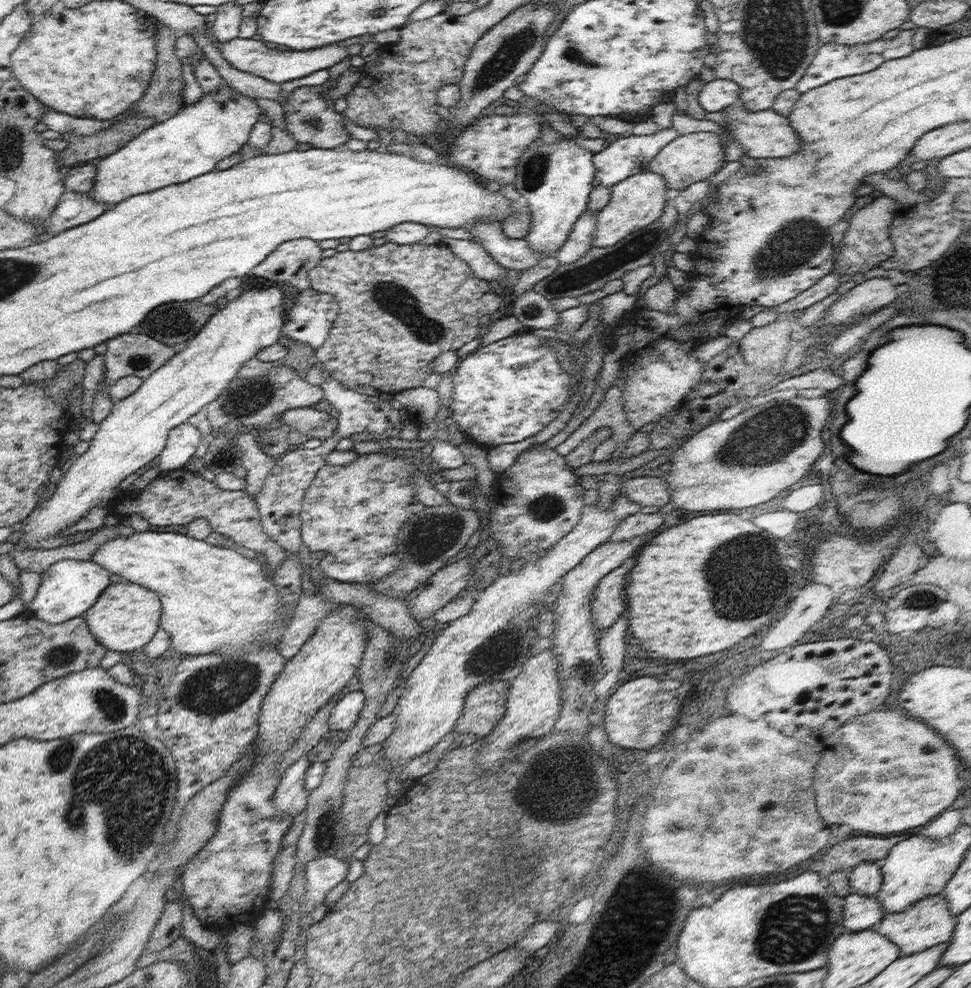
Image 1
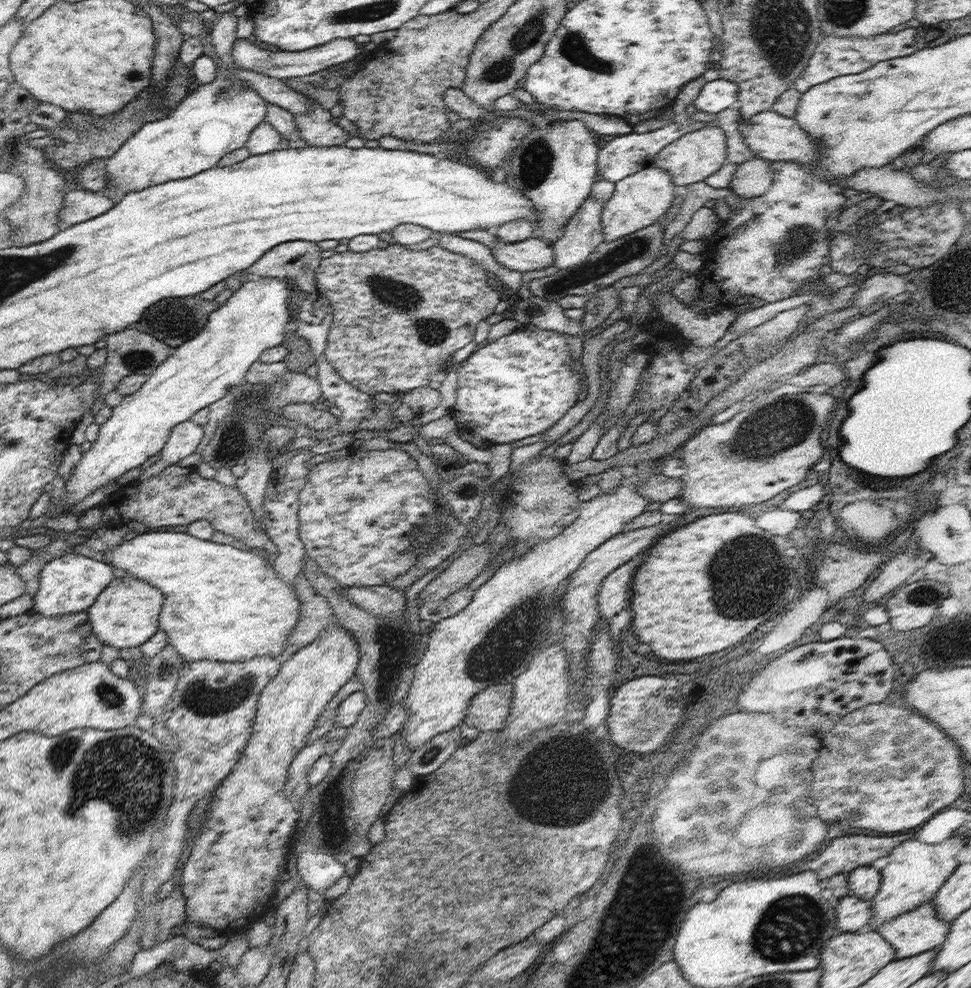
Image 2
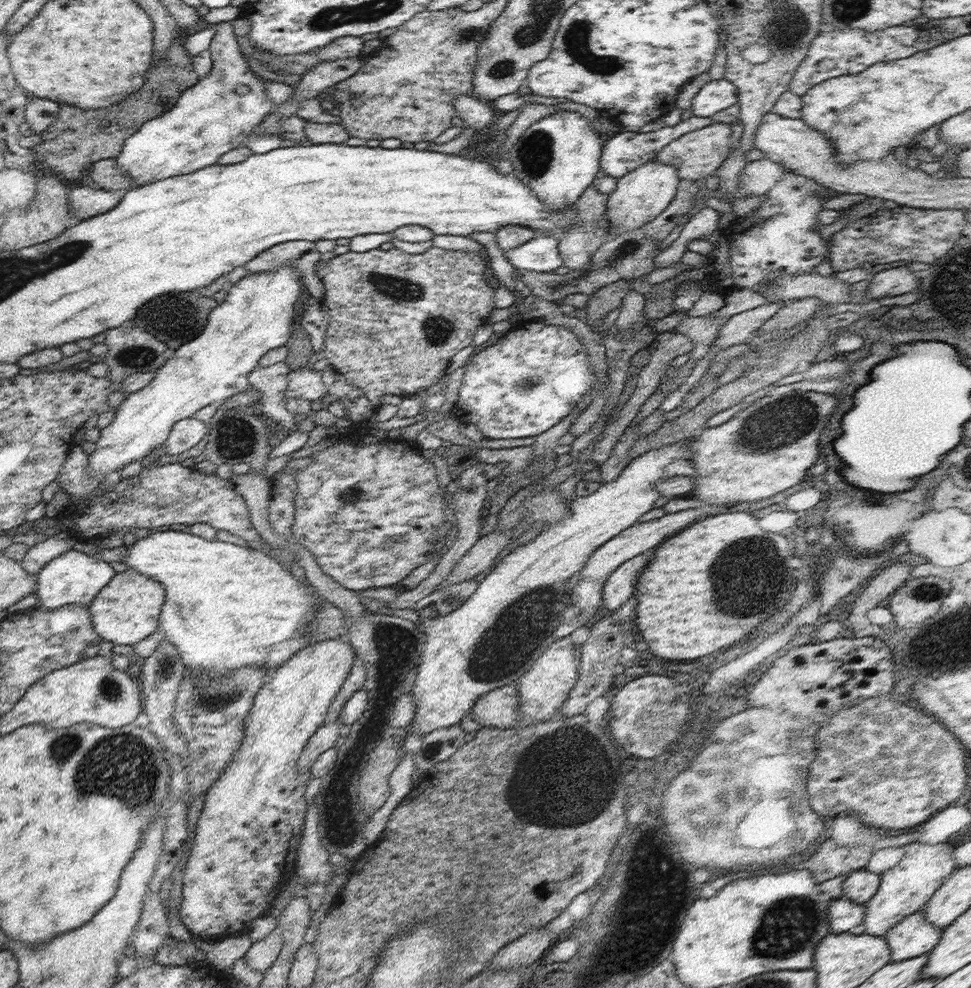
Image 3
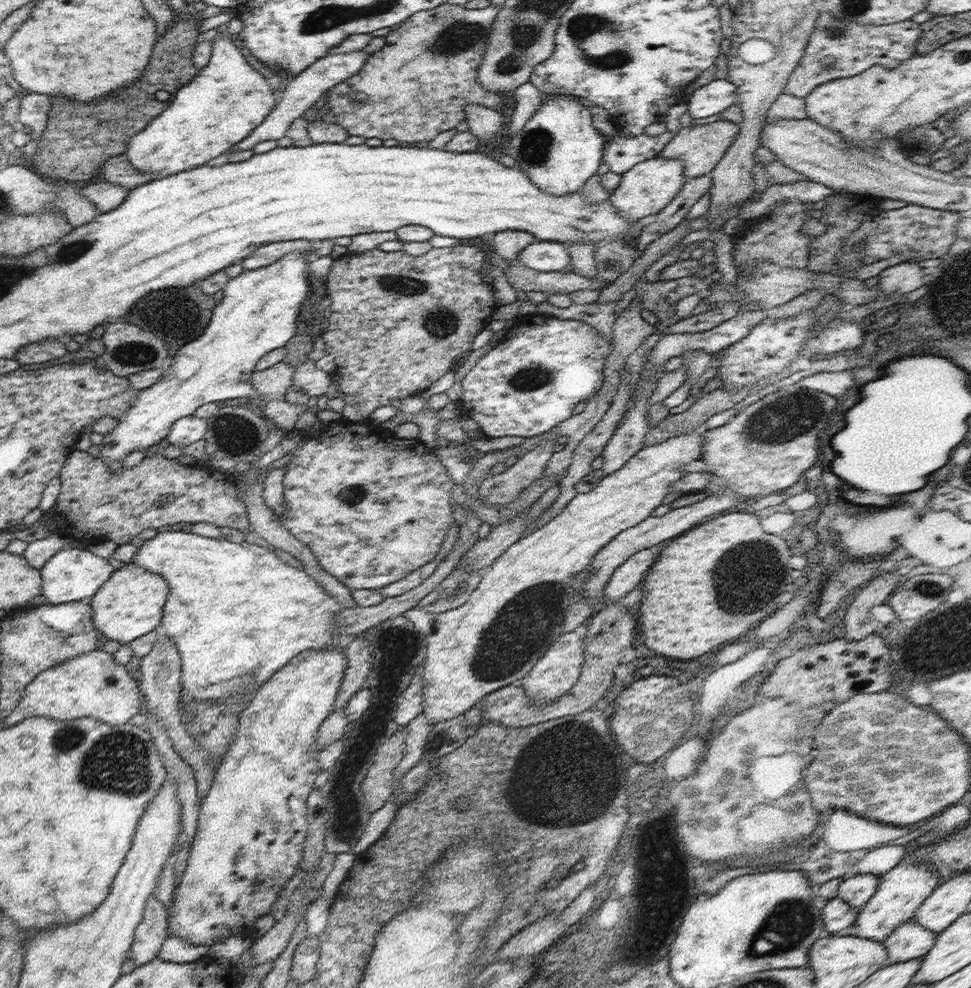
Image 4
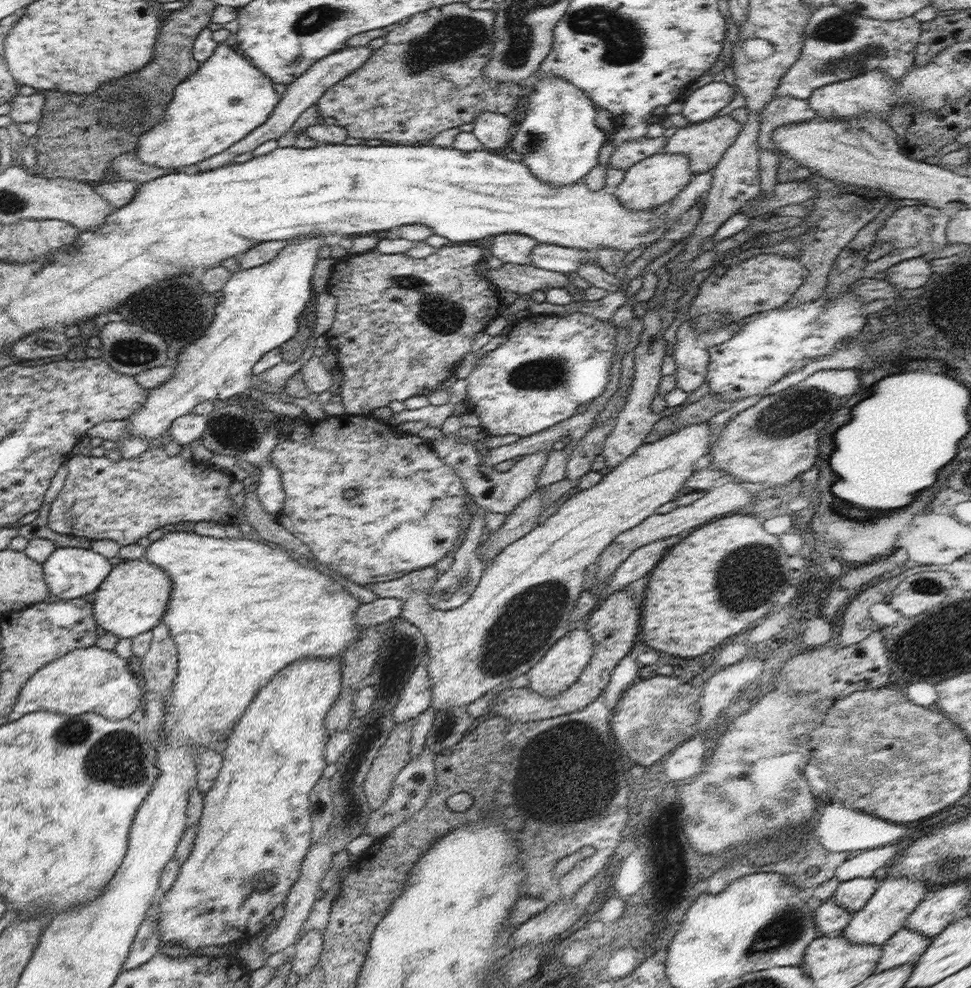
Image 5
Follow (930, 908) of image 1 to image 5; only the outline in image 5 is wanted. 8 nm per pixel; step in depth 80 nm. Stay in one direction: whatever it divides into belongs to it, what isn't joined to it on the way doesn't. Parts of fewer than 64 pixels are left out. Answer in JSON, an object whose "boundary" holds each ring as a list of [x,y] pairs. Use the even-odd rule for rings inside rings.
{"boundary":[[[902,927],[882,945],[882,957],[878,961],[877,972],[906,963],[916,963],[924,955],[931,941],[925,934]]]}

